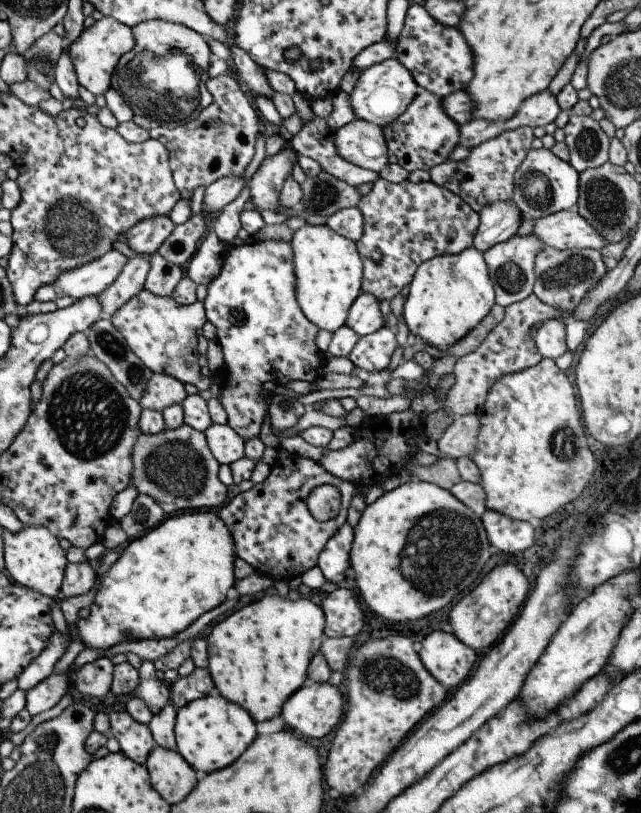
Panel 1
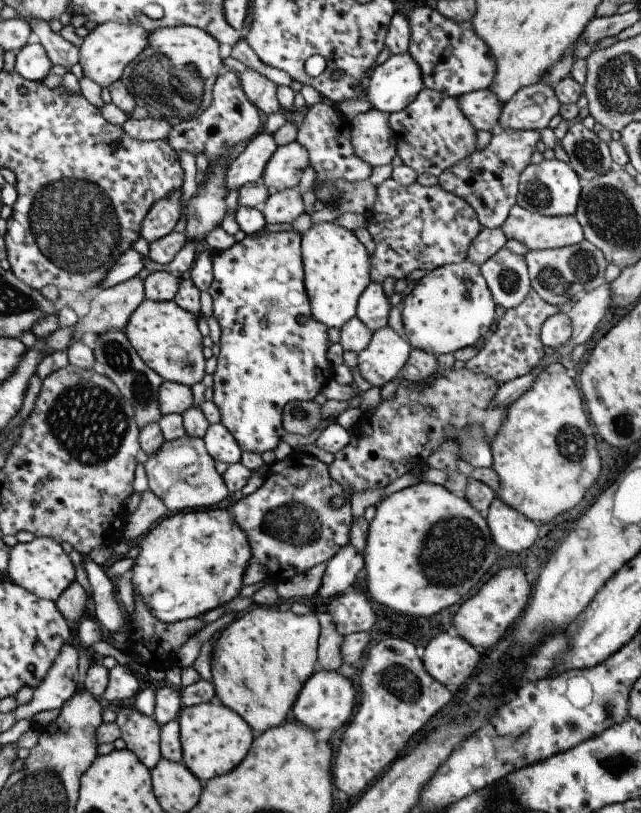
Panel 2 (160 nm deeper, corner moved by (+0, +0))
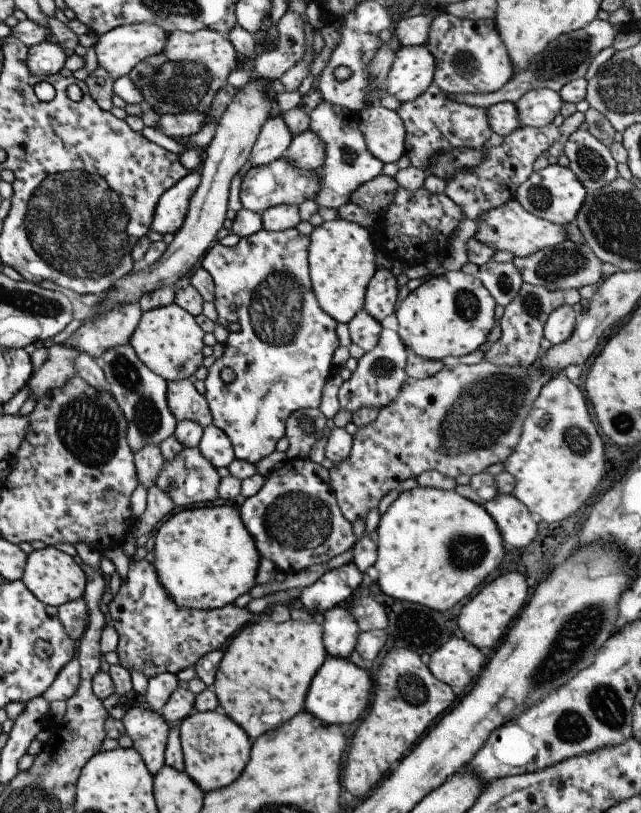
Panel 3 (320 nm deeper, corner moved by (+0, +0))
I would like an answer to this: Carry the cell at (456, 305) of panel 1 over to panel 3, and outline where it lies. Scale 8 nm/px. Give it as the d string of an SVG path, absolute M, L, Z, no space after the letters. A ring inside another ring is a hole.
M460 270L433 272L429 280L409 291L394 310L398 324L396 333L407 351L419 355L419 358L443 362L447 357L465 356L485 342L485 337L495 324L495 304L477 277L473 278Z

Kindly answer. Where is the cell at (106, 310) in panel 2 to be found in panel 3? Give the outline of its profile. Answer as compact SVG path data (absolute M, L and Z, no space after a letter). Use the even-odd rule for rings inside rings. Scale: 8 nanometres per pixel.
M138 303L118 305L90 323L81 324L63 344L97 361L107 349L128 343L141 313Z

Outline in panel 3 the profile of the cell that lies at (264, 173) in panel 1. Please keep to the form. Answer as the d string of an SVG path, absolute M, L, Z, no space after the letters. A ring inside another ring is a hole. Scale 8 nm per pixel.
M307 130L293 136L285 150L283 160L301 168L301 170L317 170L325 158L325 144Z

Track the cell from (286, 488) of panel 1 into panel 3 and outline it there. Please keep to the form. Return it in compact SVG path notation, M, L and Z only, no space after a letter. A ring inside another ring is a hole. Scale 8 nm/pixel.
M287 458L278 469L270 471L257 493L245 497L237 509L259 556L270 560L278 571L284 573L326 563L337 555L348 555L357 541L350 522L339 510L328 470L308 458Z

